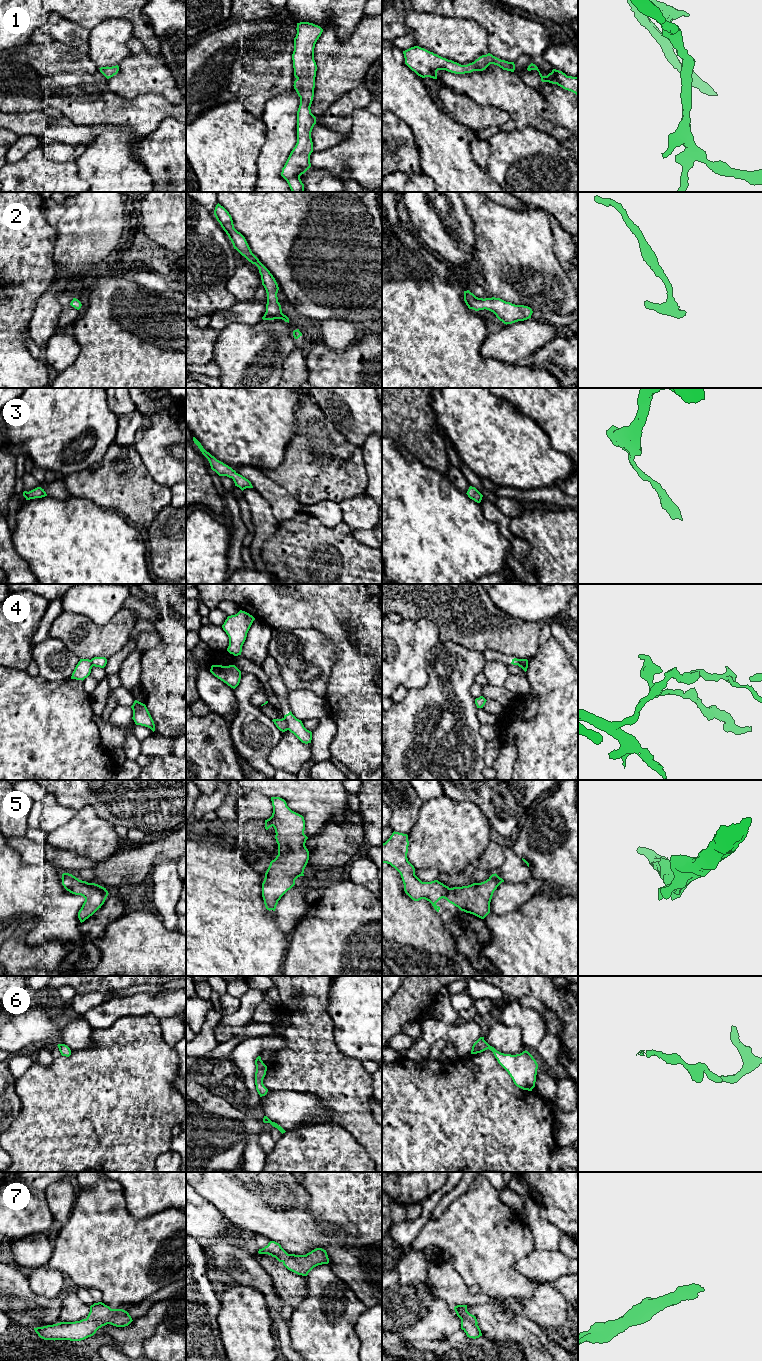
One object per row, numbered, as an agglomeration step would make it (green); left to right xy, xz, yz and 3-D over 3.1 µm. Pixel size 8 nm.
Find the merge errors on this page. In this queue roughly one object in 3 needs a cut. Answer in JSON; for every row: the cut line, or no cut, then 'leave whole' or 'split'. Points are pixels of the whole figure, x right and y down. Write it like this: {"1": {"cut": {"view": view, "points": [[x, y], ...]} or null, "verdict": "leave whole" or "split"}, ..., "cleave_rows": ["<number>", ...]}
{"1": {"cut": null, "verdict": "leave whole"}, "2": {"cut": null, "verdict": "leave whole"}, "3": {"cut": null, "verdict": "leave whole"}, "4": {"cut": {"view": "xz", "points": [[284, 717], [288, 729]]}, "verdict": "split"}, "5": {"cut": null, "verdict": "leave whole"}, "6": {"cut": null, "verdict": "leave whole"}, "7": {"cut": null, "verdict": "leave whole"}, "cleave_rows": ["4"]}

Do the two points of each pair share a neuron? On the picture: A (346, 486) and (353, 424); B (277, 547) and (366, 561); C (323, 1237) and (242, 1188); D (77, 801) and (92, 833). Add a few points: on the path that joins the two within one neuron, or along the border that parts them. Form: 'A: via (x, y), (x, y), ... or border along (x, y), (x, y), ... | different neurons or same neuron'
A: border along (334, 427), (348, 442), (360, 447) | different neurons
B: via (299, 553), (331, 557), (334, 560), (344, 561) | same neuron
C: via (303, 1233), (262, 1196) | same neuron
D: border along (76, 810), (90, 805), (102, 819) | different neurons

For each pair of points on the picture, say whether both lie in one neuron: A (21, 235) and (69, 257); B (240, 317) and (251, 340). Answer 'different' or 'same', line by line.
A: different
B: different

